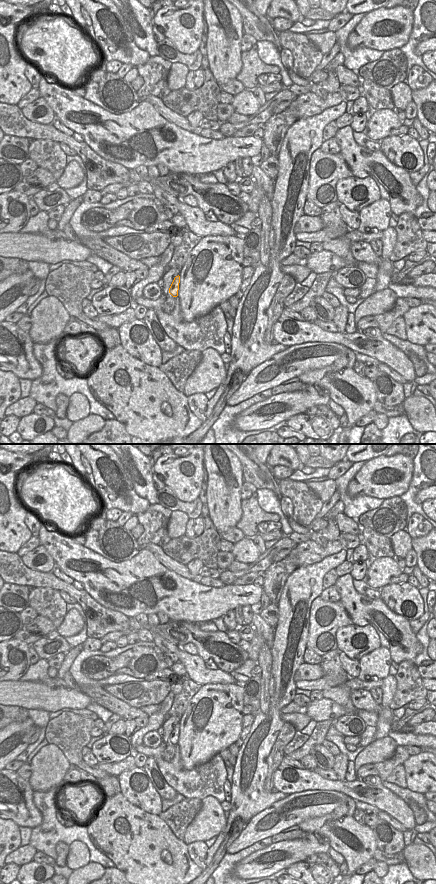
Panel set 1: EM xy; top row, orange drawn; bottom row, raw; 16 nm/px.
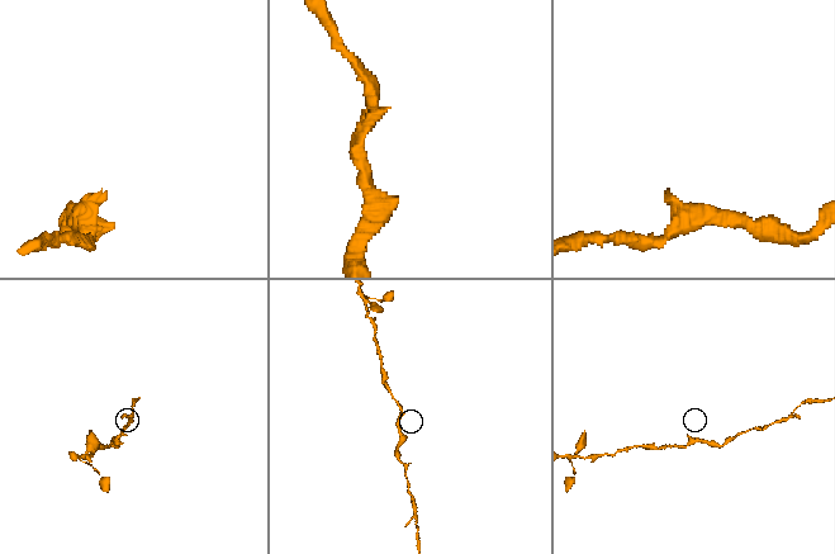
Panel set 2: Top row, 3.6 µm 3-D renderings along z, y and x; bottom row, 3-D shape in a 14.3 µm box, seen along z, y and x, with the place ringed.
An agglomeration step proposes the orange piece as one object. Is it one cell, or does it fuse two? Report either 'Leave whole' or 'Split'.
Leave whole

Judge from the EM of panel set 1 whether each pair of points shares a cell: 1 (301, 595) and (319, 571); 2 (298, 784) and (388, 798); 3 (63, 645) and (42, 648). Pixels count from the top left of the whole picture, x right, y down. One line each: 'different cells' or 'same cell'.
1: same cell
2: same cell
3: same cell

